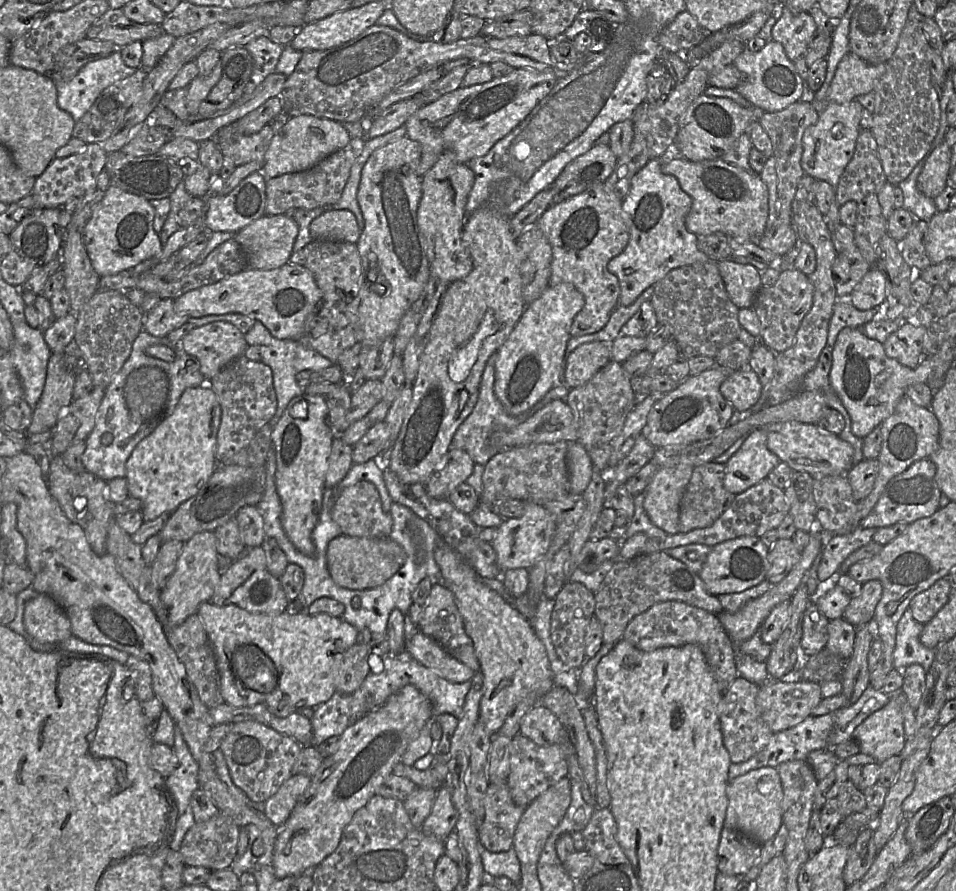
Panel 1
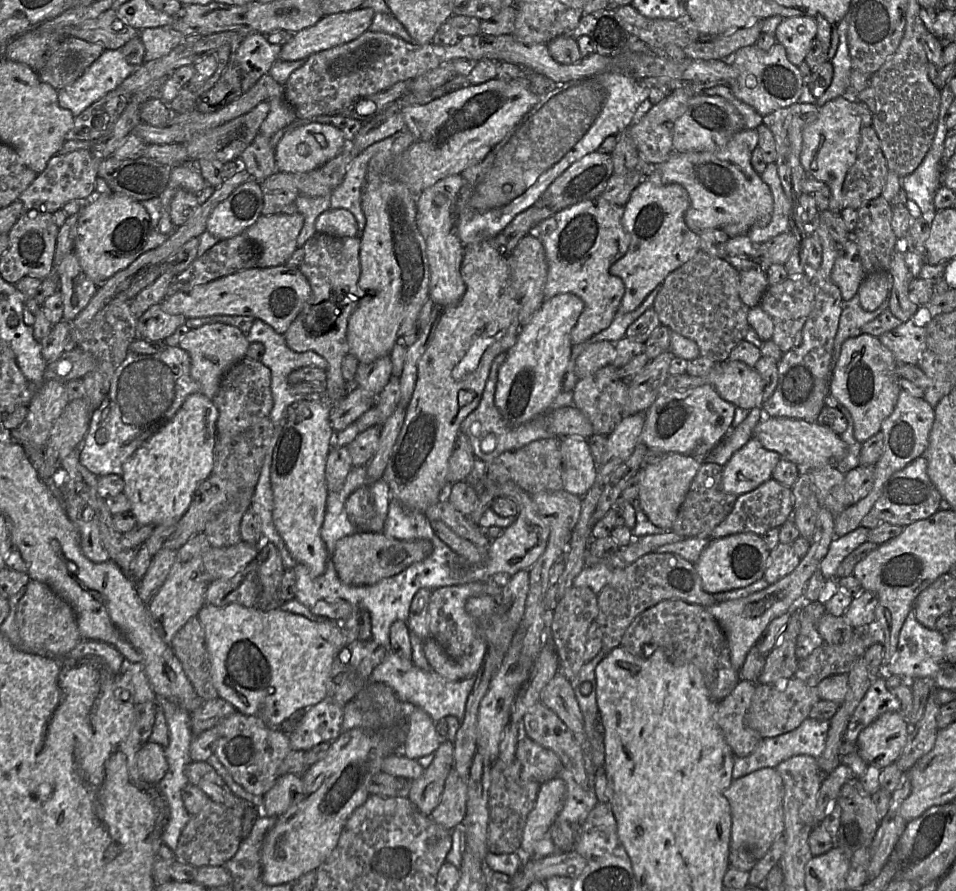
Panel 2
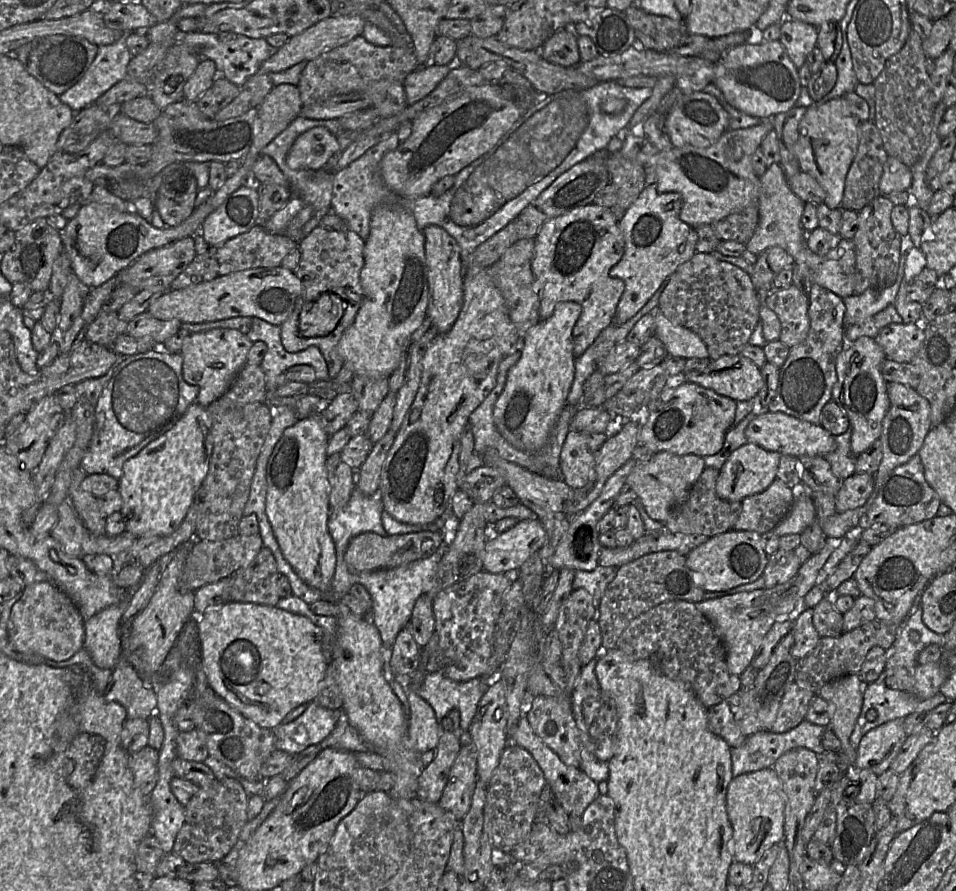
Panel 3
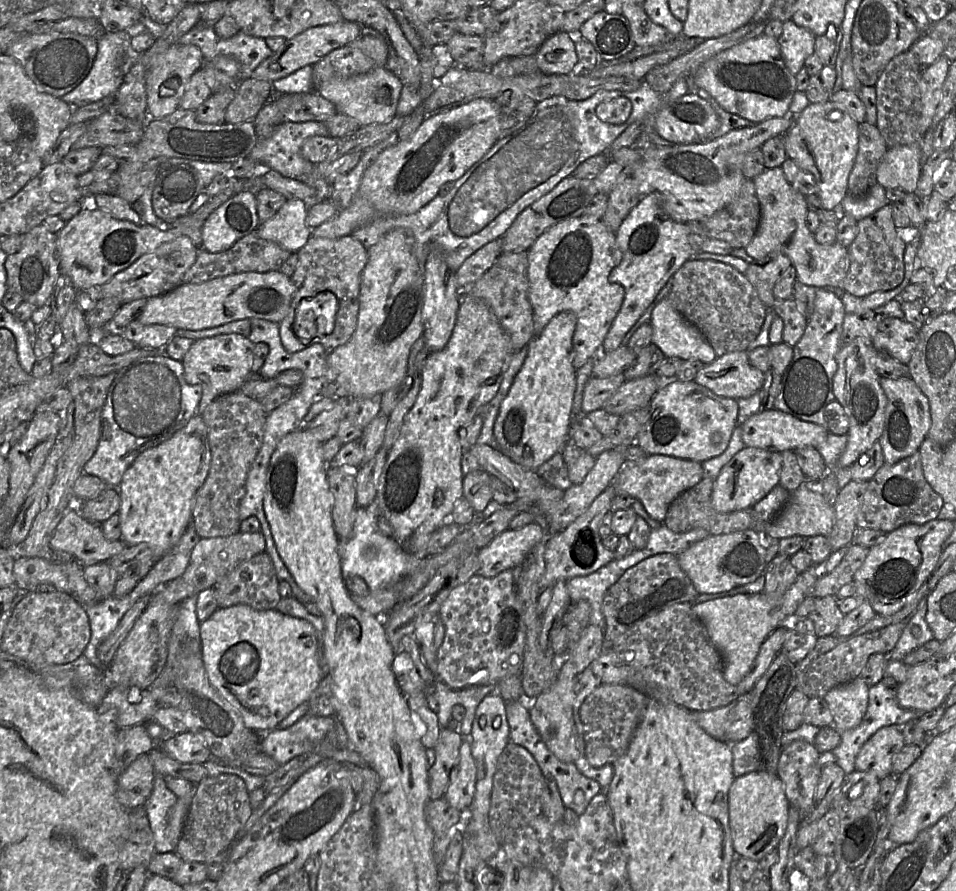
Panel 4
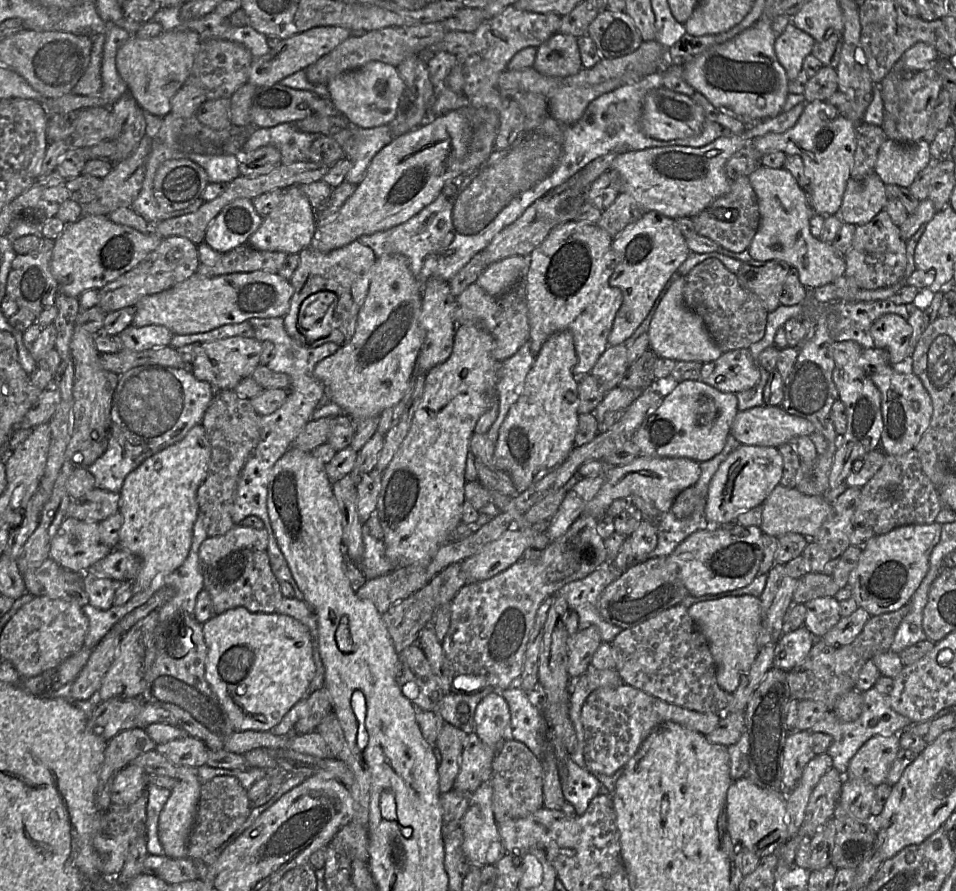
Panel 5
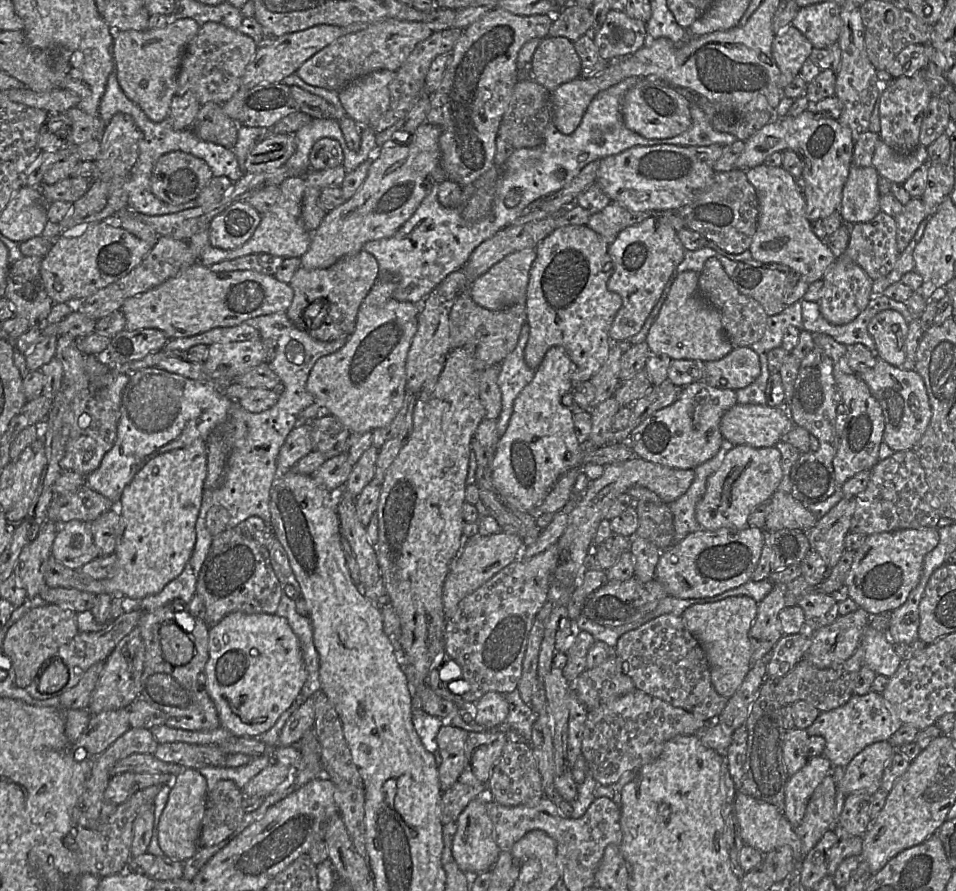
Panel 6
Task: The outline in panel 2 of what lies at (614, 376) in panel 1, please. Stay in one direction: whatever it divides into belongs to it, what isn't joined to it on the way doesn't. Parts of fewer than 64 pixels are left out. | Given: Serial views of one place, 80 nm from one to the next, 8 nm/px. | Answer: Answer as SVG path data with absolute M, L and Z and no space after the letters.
M612 364L600 368L595 373L579 379L573 389L573 406L590 421L593 434L608 436L623 419L623 408L628 394L628 385L618 377L618 369Z

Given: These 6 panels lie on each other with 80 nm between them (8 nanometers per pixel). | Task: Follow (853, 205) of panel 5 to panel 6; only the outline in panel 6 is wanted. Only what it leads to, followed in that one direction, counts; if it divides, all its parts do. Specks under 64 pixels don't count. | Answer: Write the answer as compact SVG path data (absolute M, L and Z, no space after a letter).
M852 164L839 207L844 223L853 225L868 222L881 211L878 179L879 174L872 165L857 167Z

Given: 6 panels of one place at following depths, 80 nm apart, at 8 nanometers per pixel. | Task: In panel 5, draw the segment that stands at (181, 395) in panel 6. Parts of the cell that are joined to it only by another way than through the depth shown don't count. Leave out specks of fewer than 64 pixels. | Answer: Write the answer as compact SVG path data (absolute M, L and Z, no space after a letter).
M148 364L120 374L117 387L112 393L107 449L87 468L96 480L96 488L120 494L127 475L145 459L181 441L192 427L202 423L203 415L215 393L216 390L208 382L196 379L188 368Z

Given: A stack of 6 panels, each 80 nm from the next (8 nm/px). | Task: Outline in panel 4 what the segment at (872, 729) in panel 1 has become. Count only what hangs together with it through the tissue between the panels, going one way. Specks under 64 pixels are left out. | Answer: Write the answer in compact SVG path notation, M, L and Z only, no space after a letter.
M885 726L877 730L861 747L855 770L873 773L879 780L892 772L895 755L905 745L902 726Z

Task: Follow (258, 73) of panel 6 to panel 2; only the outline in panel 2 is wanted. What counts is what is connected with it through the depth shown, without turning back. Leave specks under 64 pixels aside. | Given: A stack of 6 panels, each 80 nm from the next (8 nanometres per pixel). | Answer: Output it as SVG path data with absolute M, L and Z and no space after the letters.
M358 8L323 16L316 24L294 34L293 38L282 46L279 59L282 61L306 60L309 56L336 46L348 43L369 30L375 11L371 8Z

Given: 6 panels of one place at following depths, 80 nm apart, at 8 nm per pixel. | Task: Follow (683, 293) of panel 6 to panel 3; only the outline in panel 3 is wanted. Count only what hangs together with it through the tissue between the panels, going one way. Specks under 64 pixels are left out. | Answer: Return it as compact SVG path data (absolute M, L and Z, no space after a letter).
M658 307L651 313L655 319L655 335L665 345L668 355L685 359L709 357L707 346L698 334L672 323Z

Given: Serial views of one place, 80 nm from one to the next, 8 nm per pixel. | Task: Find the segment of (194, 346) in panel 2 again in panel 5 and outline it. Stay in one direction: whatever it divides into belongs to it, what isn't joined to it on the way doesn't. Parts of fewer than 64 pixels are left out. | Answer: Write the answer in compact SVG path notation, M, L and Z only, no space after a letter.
M234 336L200 343L190 370L196 379L208 382L215 390L233 390L244 378L251 376L259 365L261 342L254 337Z

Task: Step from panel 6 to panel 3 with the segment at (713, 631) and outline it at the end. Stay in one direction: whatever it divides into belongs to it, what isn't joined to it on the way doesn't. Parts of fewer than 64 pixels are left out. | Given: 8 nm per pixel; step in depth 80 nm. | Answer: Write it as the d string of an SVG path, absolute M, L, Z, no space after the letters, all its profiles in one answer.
M827 538L822 550L812 554L805 563L801 564L798 572L783 584L694 603L709 619L723 642L727 653L727 666L731 674L740 676L751 664L755 652L772 625L778 620L789 619L803 606L806 594L820 581L821 569L833 552L834 544Z

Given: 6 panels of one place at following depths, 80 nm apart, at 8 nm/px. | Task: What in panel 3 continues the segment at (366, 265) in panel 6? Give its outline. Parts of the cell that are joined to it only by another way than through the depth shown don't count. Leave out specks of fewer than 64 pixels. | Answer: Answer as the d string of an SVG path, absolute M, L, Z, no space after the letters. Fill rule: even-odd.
M317 226L299 242L300 262L294 273L303 285L302 293L297 297L289 317L280 325L281 341L284 349L290 353L303 351L316 346L321 351L328 367L329 379L335 378L343 367L344 361L338 353L338 343L344 331L353 324L363 301L360 284L360 271L364 265L363 249L365 241L348 229L333 230ZM322 293L333 293L343 303L343 314L335 329L320 337L304 337L299 331L299 314L304 303L317 299Z

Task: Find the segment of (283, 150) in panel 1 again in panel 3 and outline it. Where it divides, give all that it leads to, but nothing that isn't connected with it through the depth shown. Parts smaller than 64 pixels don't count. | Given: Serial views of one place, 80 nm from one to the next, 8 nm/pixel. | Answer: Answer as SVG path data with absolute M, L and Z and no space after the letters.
M313 127L299 135L291 146L286 162L294 170L326 169L341 151L337 136L326 127Z

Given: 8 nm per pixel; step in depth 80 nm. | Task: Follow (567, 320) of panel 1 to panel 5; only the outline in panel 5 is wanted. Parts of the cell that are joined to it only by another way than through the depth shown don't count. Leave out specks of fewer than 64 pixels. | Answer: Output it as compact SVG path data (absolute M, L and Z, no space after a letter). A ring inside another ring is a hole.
M565 330L551 335L536 355L521 393L500 427L495 448L497 467L510 475L518 493L561 465L575 447L579 398L573 369L577 362L572 333ZM569 391L576 393L576 401L565 399Z

